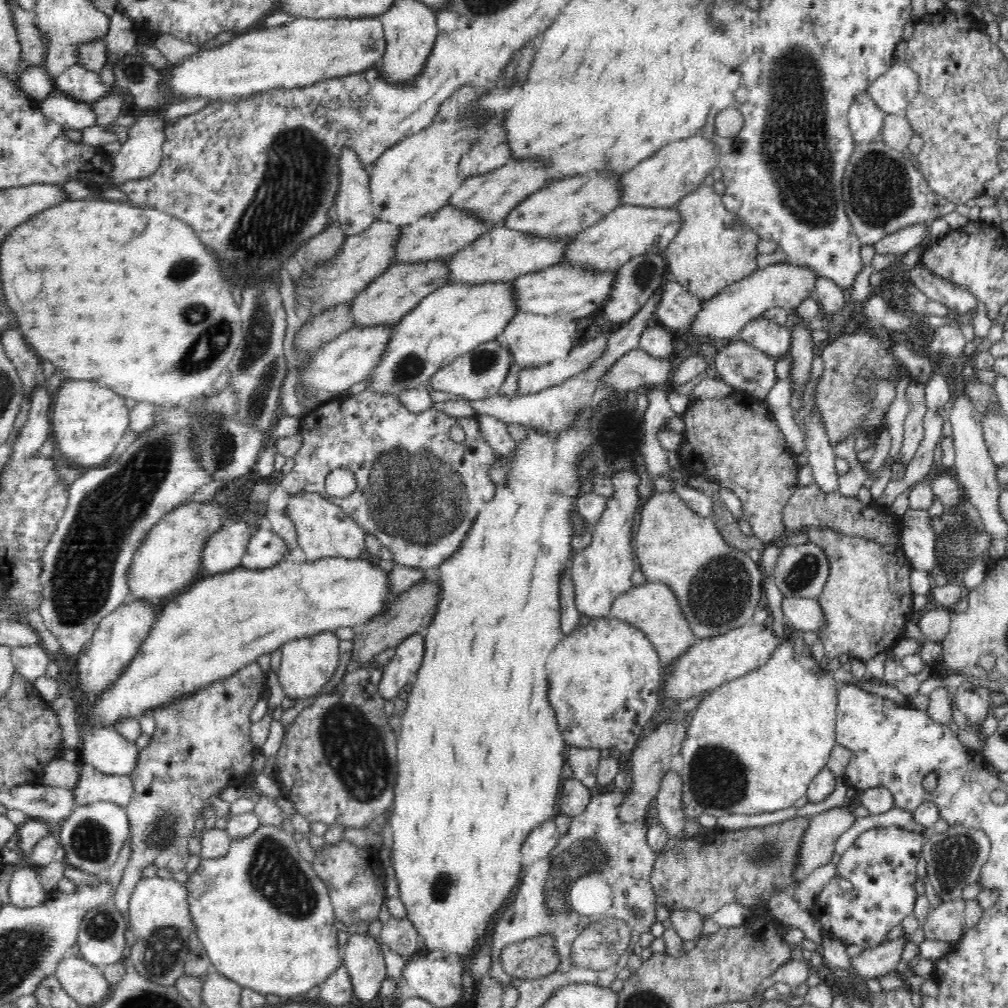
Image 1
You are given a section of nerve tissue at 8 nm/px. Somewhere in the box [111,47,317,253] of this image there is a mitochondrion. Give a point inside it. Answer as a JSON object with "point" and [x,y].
{"point":[128,65]}

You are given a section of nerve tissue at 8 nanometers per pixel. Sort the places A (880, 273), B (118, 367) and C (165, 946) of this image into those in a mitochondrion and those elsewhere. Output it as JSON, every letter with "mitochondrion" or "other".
{"A":"other","B":"other","C":"mitochondrion"}

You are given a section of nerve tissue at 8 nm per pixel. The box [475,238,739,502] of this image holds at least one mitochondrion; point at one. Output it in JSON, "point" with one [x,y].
{"point":[647,271]}

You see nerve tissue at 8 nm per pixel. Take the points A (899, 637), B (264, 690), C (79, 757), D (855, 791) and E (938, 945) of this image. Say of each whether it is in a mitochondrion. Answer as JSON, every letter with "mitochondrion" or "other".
{"A":"other","B":"other","C":"other","D":"other","E":"other"}

